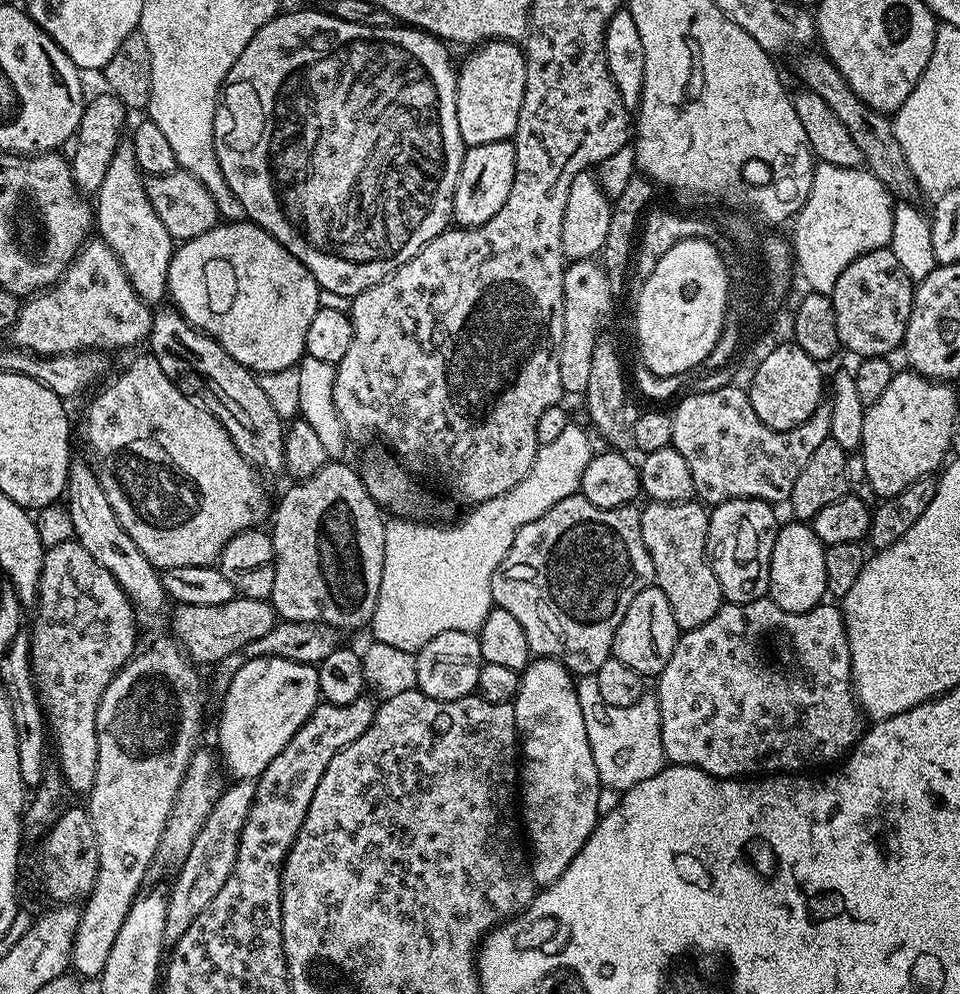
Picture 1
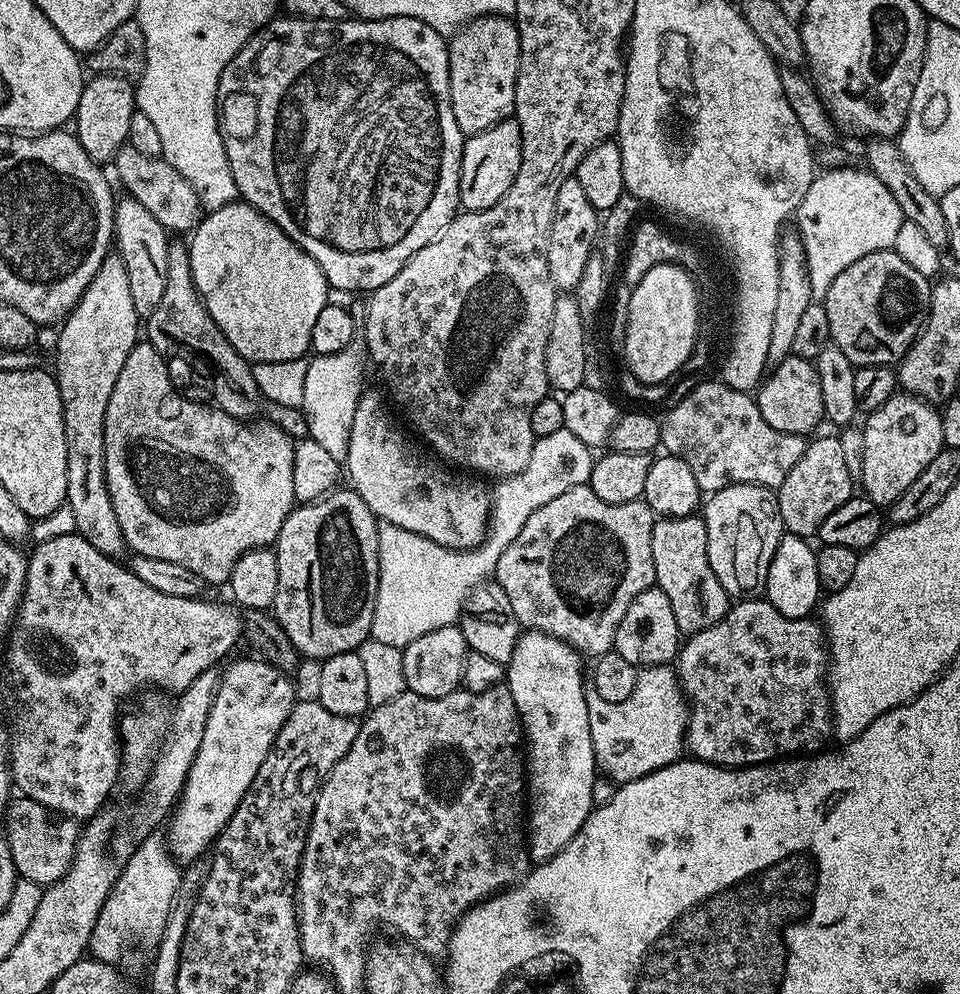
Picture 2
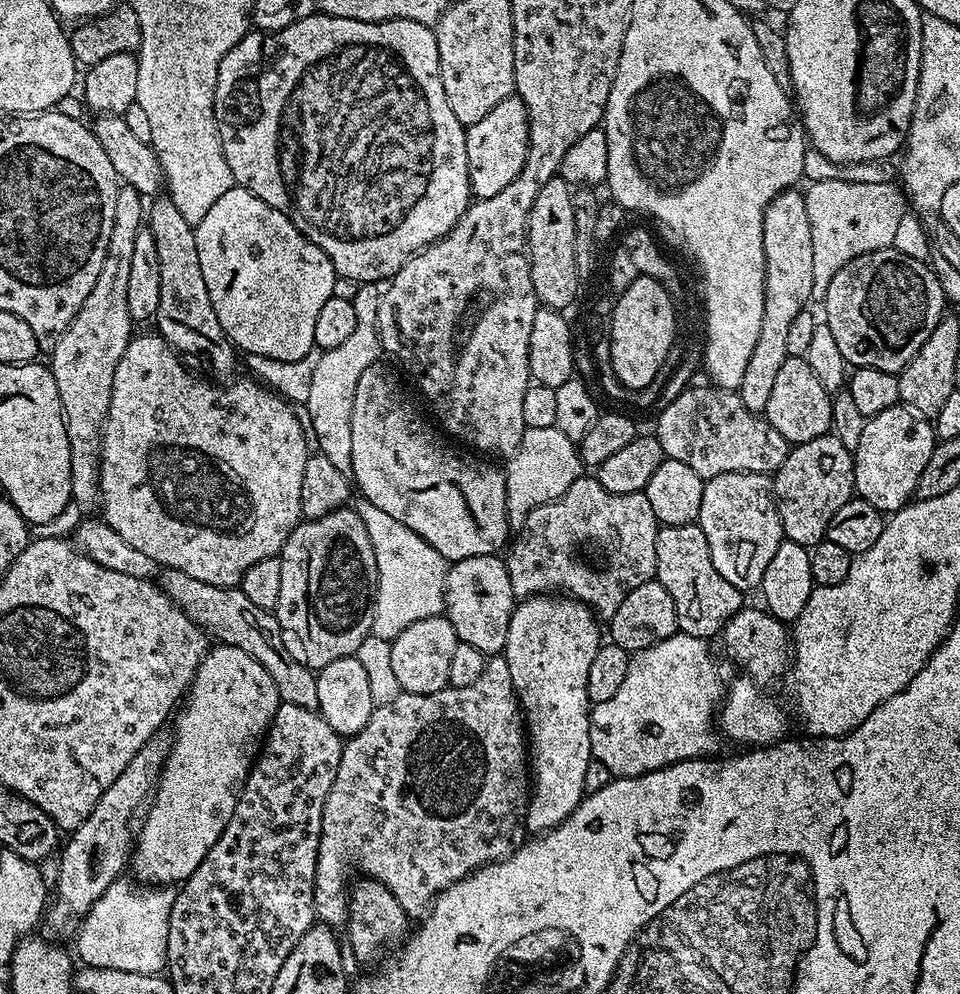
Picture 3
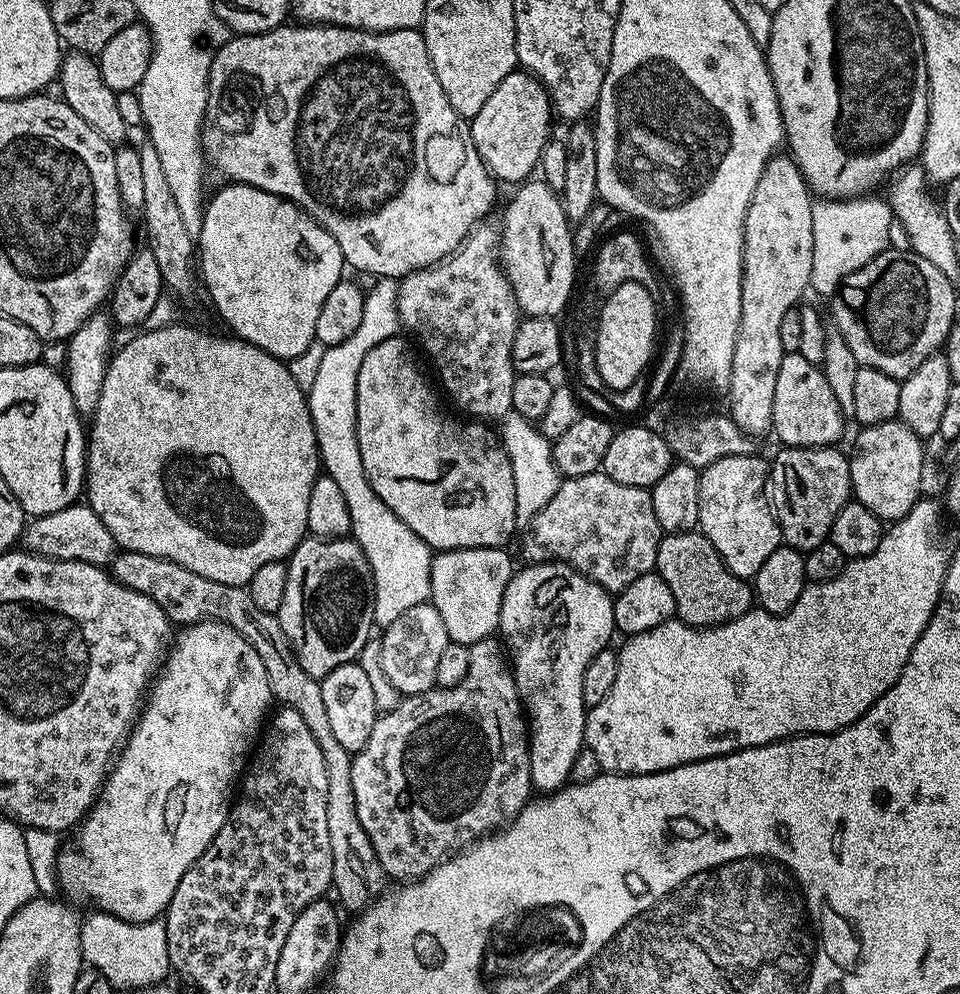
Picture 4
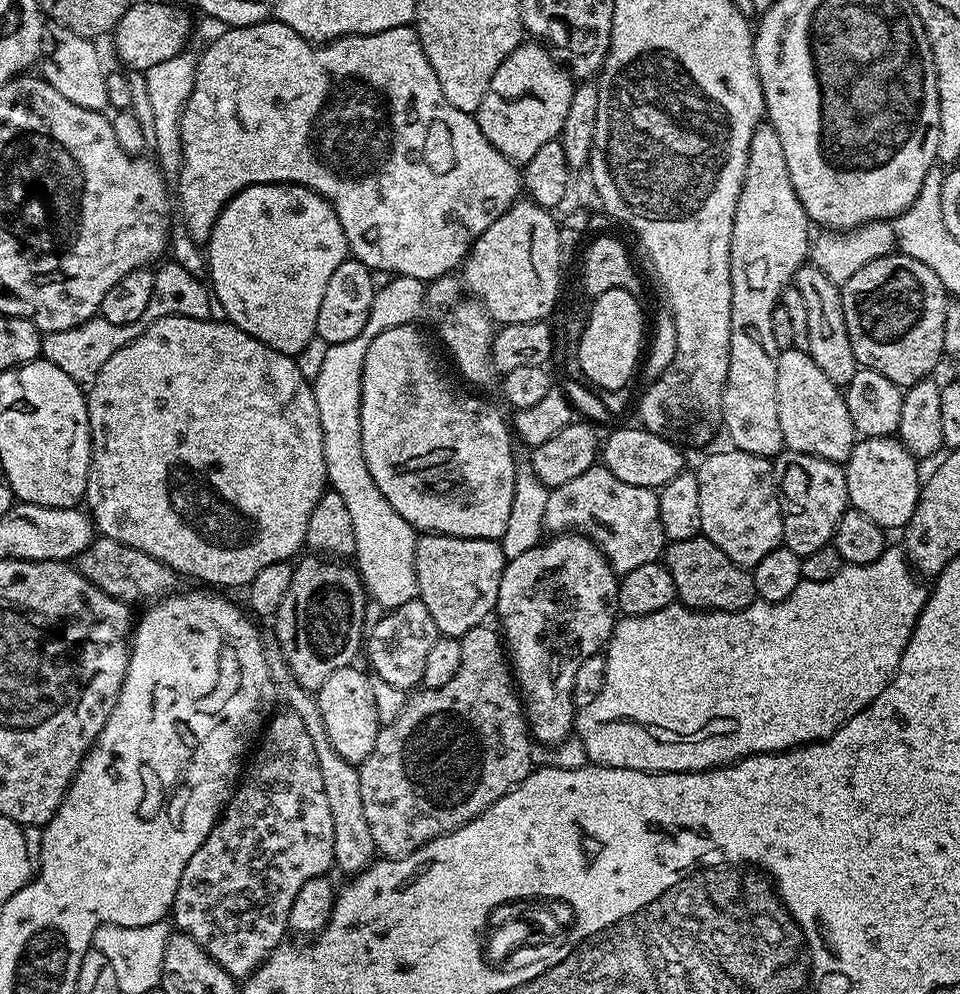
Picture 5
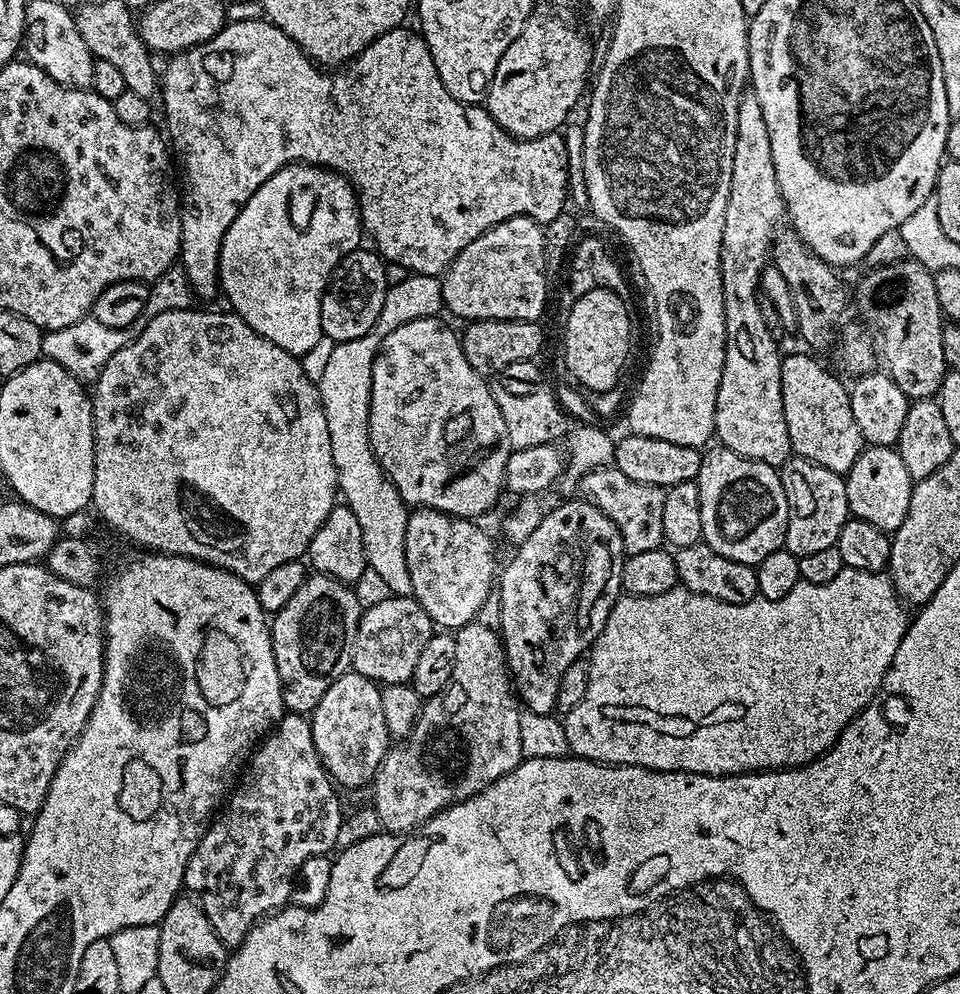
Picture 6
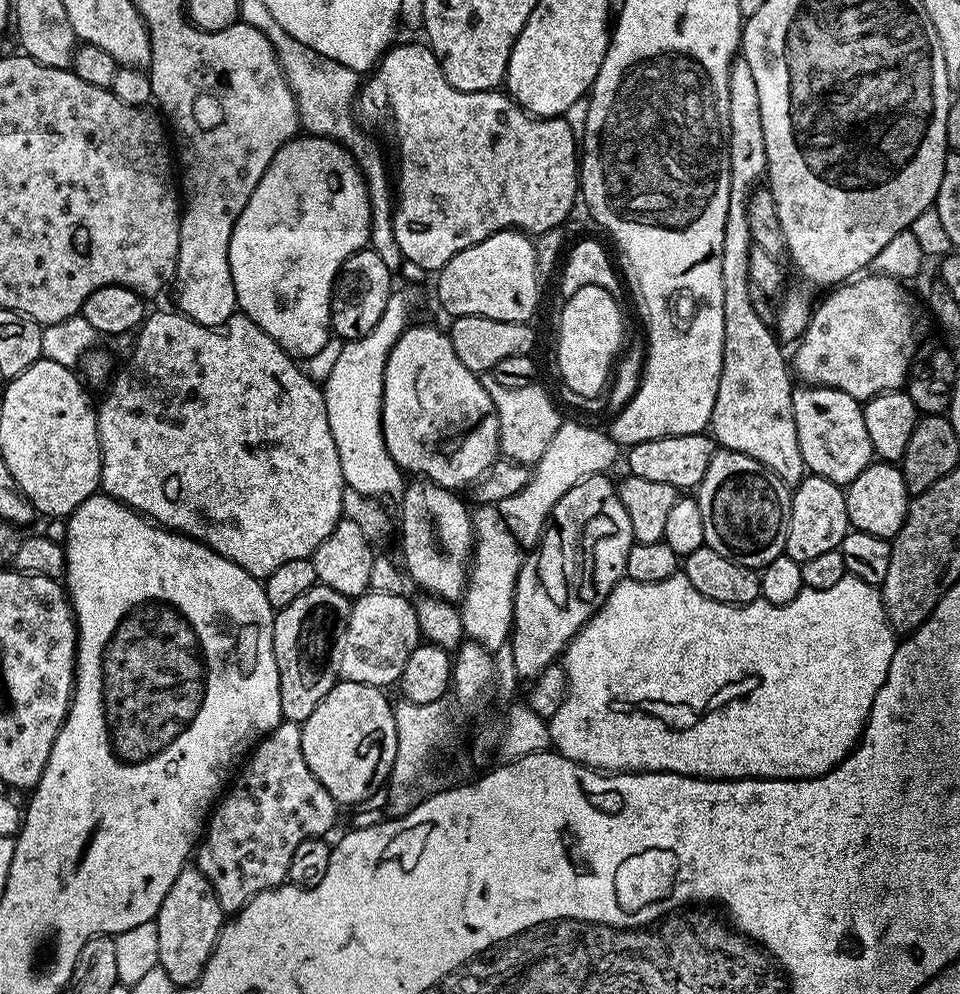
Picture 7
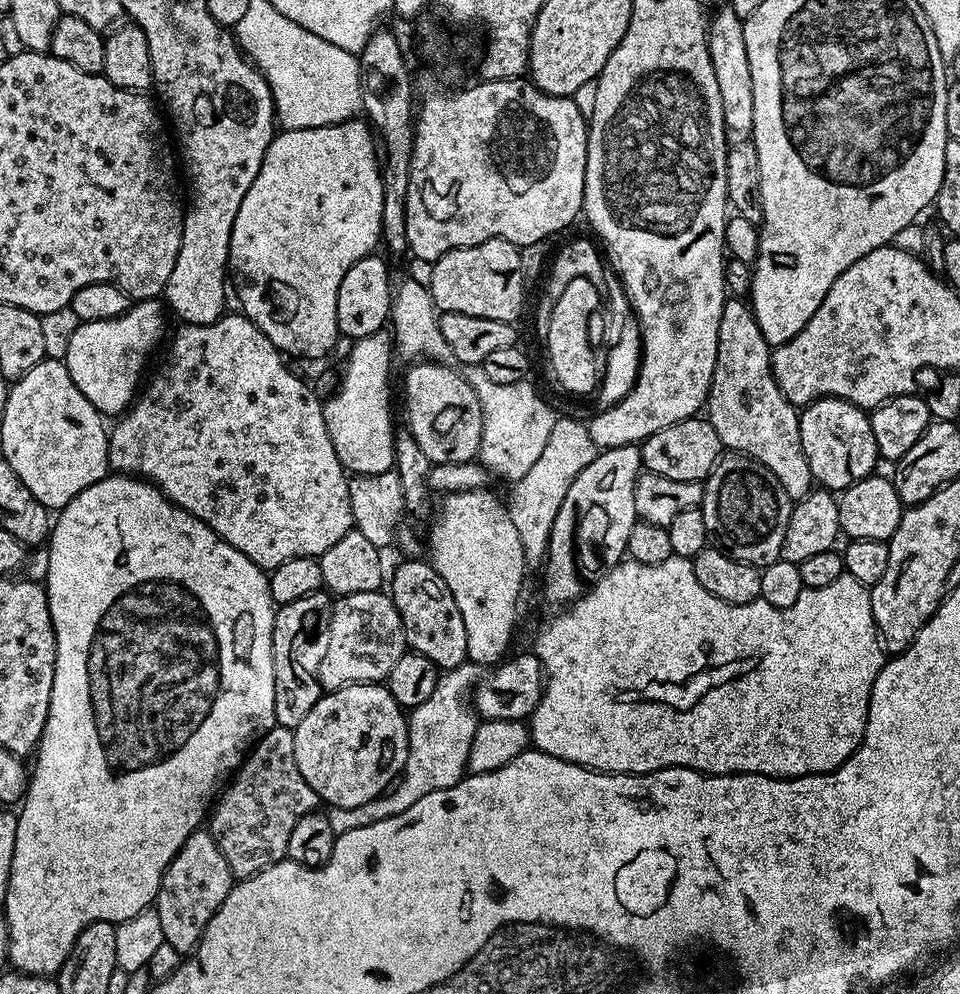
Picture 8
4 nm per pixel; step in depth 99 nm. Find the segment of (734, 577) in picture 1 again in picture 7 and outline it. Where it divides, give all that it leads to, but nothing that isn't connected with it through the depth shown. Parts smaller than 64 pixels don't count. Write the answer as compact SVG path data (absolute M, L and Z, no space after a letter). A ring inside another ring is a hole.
M717 450L698 489L707 547L742 566L762 569L784 555L792 492L762 462L746 454Z

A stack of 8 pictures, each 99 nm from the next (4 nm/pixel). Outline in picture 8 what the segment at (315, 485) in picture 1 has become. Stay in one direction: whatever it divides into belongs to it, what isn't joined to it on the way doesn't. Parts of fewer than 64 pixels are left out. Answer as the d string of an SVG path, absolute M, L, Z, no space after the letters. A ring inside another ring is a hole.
M321 590L298 598L298 602L282 604L276 608L276 621L272 627L272 657L274 658L274 714L279 727L296 729L314 710L322 689L318 669L324 654L325 642L330 634L333 597Z

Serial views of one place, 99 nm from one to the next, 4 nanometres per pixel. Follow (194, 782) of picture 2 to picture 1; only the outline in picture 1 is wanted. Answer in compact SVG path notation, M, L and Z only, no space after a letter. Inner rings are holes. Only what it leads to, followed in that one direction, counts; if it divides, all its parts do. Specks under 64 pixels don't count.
M263 656L253 660L245 660L242 670L234 674L230 686L223 689L224 705L220 708L220 725L216 728L216 740L220 743L218 755L223 767L232 778L258 778L286 750L286 742L294 738L294 734L310 718L310 714L321 703L318 671L313 665L302 662L290 662L286 658Z

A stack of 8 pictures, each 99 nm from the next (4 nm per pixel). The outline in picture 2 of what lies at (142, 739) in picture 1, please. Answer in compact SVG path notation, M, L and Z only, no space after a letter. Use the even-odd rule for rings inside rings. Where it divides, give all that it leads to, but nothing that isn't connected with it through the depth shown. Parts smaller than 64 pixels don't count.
M109 251L80 301L59 328L54 375L62 398L62 422L66 434L66 508L72 511L74 528L79 536L86 538L94 550L116 558L121 555L120 551L125 551L126 545L118 526L118 514L114 514L104 469L106 406L110 406L114 382L118 382L118 374L122 374L130 350L142 336L142 317L134 310L130 277L119 252Z

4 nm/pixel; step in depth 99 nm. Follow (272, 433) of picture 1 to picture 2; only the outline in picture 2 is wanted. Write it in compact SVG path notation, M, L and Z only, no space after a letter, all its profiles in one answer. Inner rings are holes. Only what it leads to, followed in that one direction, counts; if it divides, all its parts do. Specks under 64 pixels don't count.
M169 243L166 254L166 286L162 302L158 302L154 314L146 317L146 340L165 358L177 356L180 360L197 364L212 387L211 399L223 412L241 422L253 419L251 416L262 405L262 397L255 384L252 364L244 360L242 354L234 350L234 346L230 346L226 334L218 330L214 318L210 318L206 306L200 301L194 278L190 274L187 243Z

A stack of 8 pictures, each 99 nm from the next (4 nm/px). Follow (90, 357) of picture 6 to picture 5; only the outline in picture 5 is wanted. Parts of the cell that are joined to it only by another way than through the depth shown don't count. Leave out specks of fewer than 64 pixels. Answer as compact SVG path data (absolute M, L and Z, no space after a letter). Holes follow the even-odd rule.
M170 262L159 265L155 271L154 289L150 303L138 322L117 326L99 316L92 317L70 330L60 330L45 333L41 339L41 357L58 366L69 374L77 385L89 389L96 384L97 376L111 355L132 344L149 329L150 325L163 317L190 317L195 320L206 320L211 317L214 302L209 287L204 285L184 266Z

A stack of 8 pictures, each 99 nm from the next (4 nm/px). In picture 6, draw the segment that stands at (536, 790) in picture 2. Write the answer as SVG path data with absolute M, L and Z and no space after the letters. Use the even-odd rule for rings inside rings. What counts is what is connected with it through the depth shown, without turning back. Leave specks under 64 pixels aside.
M587 498L579 499L568 500L565 504L560 504L557 508L550 509L549 512L547 509L541 515L538 530L534 530L534 534L530 534L530 538L526 538L526 542L518 545L513 551L516 553L513 554L512 561L505 568L503 565L502 571L498 576L498 595L500 597L498 631L504 642L504 653L508 659L508 670L512 677L514 691L519 703L527 711L534 714L553 715L556 712L556 699L558 698L558 690L562 682L562 674L574 661L581 659L591 649L592 643L596 641L598 634L602 634L602 630L606 626L606 618L610 618L610 610L616 605L616 601L622 595L620 583L622 582L622 566L626 559L622 534L615 522L601 508L594 506L592 501Z

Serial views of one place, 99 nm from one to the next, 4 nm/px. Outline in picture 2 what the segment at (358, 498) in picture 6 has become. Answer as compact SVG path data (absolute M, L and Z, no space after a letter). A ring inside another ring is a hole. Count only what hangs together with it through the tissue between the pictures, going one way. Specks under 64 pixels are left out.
M354 342L338 354L313 355L308 361L305 382L305 398L302 405L304 420L308 423L307 435L331 454L335 460L344 462L350 450L350 426L354 426L354 410L362 395L366 352ZM377 523L380 581L374 606L371 639L404 649L414 638L430 630L451 628L462 615L462 600L456 589L459 551L438 546L430 538L414 534L402 526Z

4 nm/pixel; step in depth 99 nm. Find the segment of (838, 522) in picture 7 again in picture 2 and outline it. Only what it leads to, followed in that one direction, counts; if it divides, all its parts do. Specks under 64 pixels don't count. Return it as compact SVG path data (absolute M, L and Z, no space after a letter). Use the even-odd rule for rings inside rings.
M835 435L819 436L812 438L817 440L809 439L805 443L802 458L794 462L794 470L786 474L786 482L782 482L776 492L780 517L785 529L793 536L815 537L822 522L826 522L826 518L830 518L842 502L852 499L854 495L854 481L846 468L839 439Z

